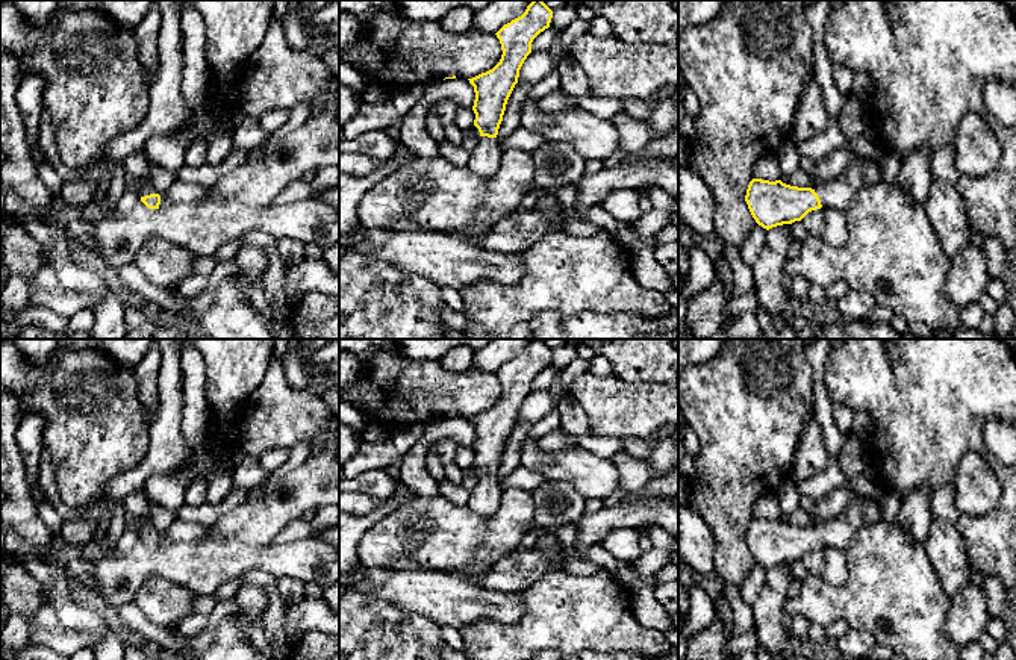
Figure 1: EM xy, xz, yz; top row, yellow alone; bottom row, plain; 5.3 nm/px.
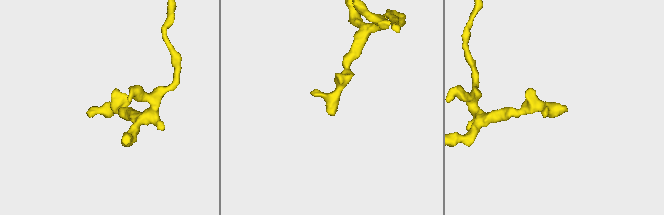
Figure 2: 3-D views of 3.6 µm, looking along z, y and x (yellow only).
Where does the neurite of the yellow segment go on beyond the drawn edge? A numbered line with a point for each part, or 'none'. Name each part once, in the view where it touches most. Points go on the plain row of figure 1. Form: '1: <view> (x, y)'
1: yz (862, 510)

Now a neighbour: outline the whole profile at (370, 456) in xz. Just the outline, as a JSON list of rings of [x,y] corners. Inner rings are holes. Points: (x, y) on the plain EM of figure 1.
[[[392,439],[382,444],[362,444],[357,453],[342,465],[344,477],[356,477],[368,471],[386,471],[397,460]]]

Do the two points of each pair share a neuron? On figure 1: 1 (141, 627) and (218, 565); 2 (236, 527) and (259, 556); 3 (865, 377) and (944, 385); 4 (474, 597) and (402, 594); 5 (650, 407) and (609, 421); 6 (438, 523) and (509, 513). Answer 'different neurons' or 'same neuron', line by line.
1: different neurons
2: different neurons
3: same neuron
4: same neuron
5: same neuron
6: same neuron

